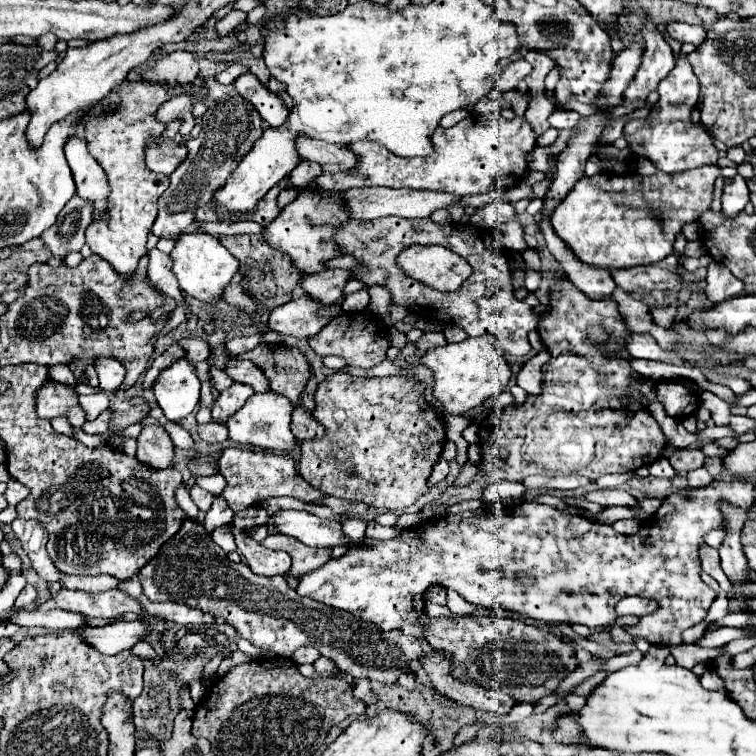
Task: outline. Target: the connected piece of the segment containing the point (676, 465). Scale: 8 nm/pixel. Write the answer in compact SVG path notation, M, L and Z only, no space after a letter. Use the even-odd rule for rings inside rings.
M678 448L668 460L676 472L690 472L694 468L704 466L706 456L702 448Z

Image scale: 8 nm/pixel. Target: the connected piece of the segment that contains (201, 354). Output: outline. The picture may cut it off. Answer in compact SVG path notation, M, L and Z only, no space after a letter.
M180 338L178 344L186 350L186 360L204 362L210 356L210 346L202 338Z

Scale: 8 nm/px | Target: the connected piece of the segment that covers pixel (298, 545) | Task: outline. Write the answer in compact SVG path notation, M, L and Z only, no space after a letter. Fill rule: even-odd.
M270 534L266 540L260 542L260 546L288 552L292 556L292 568L286 572L286 576L292 578L302 578L304 574L324 566L330 560L330 552L332 552L332 548L312 548L284 534Z

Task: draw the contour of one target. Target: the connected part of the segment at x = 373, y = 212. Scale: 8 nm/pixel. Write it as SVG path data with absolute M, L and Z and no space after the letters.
M354 188L344 194L348 200L348 208L352 218L356 220L376 220L384 216L402 216L402 218L428 218L434 210L450 208L450 206L462 206L462 198L450 192L438 192L438 190L410 190L410 188Z

